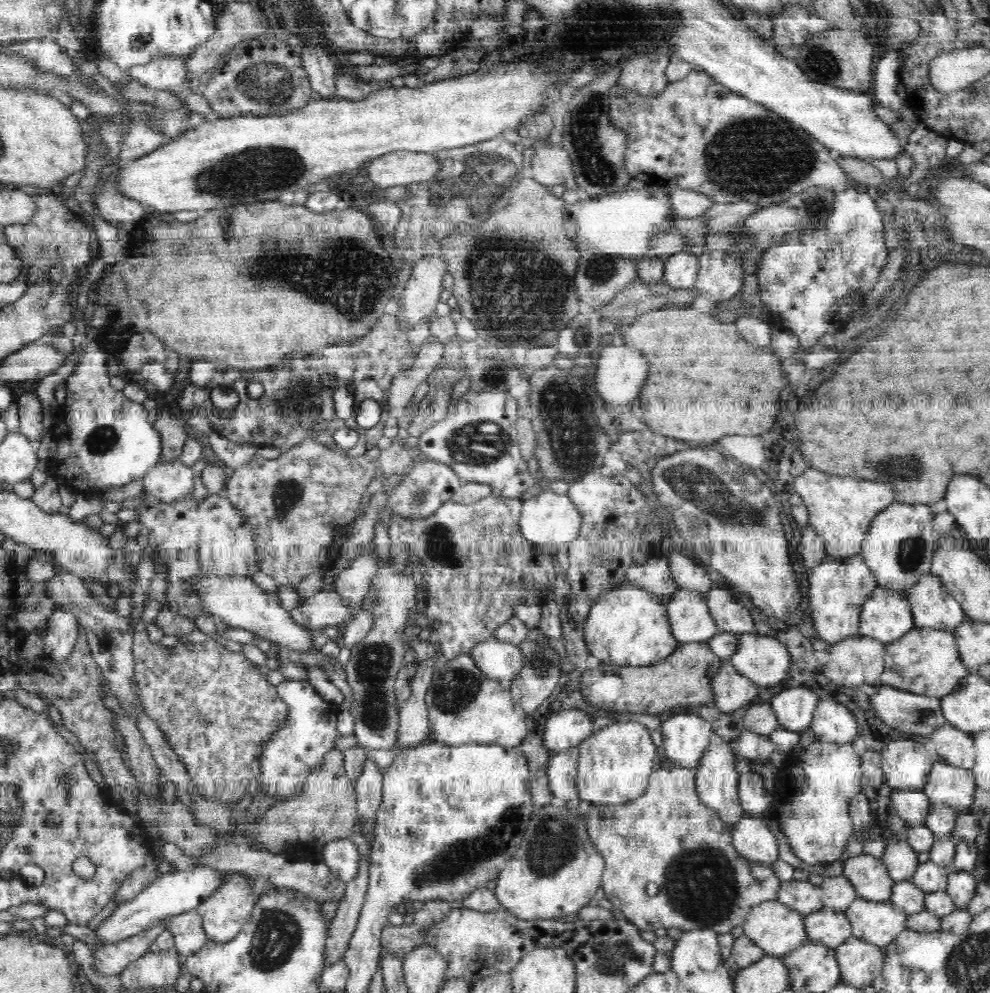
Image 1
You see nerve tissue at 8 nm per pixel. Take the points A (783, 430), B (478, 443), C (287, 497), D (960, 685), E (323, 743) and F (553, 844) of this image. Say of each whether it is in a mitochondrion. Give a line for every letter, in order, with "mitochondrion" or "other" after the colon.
A: other
B: mitochondrion
C: mitochondrion
D: other
E: other
F: mitochondrion

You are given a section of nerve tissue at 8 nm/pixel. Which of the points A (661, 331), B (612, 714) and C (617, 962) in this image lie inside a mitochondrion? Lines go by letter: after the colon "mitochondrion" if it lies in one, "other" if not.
A: other
B: other
C: mitochondrion

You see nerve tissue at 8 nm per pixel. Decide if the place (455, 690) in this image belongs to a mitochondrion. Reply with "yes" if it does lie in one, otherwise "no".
yes

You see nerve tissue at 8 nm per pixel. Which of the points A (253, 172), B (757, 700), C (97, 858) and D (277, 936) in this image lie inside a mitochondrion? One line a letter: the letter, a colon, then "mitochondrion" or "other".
A: mitochondrion
B: other
C: other
D: mitochondrion

